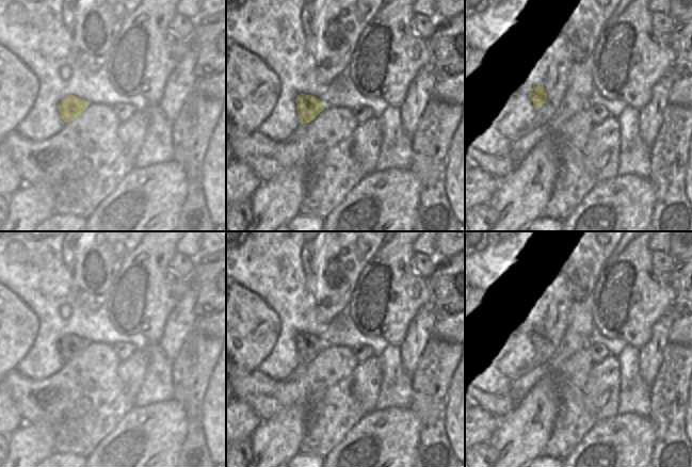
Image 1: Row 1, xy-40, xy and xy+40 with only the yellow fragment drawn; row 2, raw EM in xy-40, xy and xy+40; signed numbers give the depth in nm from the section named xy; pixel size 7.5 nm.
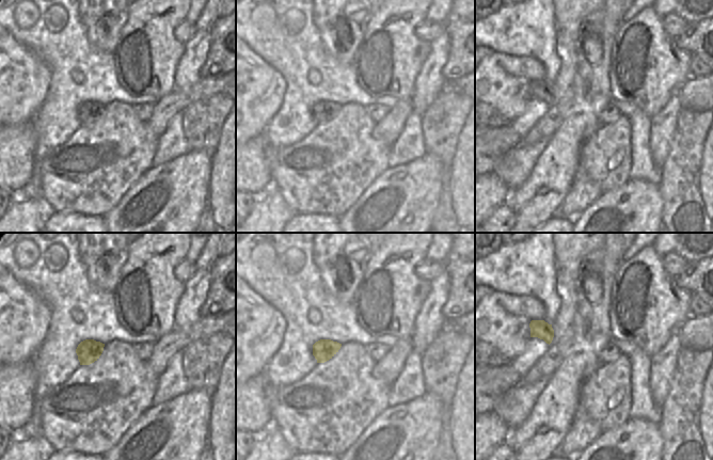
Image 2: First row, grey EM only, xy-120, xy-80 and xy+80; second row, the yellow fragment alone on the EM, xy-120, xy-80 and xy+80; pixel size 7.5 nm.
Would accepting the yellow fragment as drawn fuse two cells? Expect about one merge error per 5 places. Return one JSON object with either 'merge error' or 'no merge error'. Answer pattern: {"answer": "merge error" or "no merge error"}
{"answer": "no merge error"}

